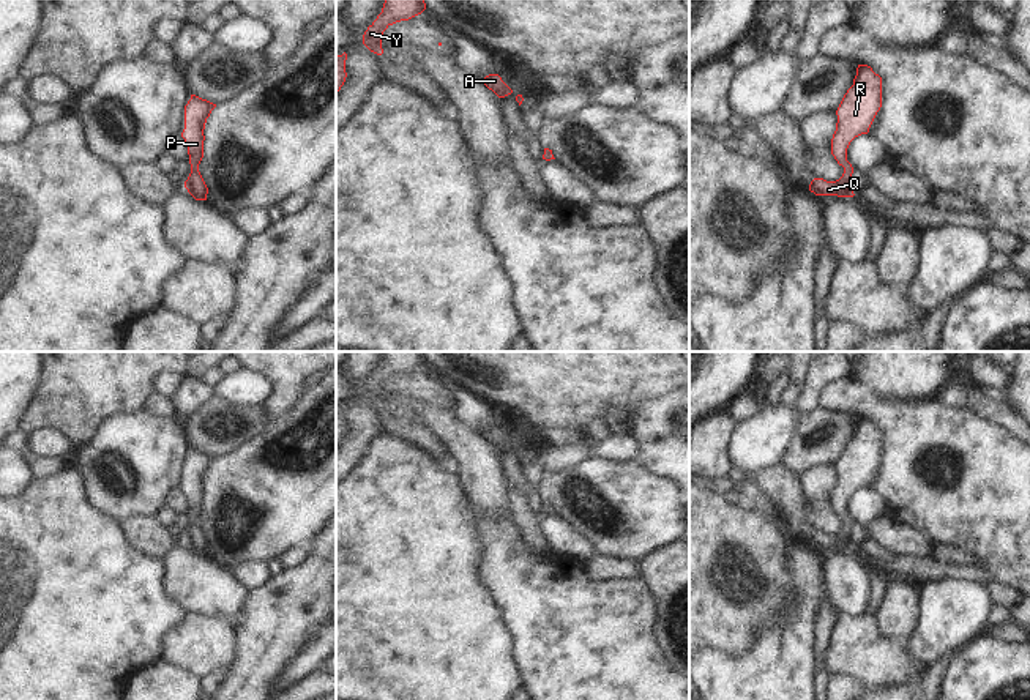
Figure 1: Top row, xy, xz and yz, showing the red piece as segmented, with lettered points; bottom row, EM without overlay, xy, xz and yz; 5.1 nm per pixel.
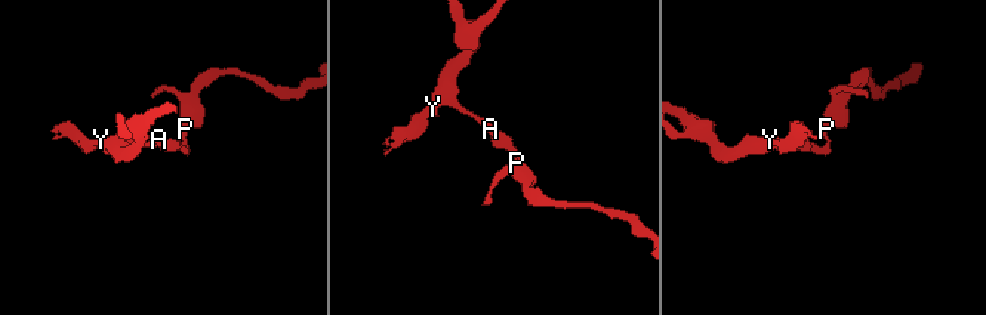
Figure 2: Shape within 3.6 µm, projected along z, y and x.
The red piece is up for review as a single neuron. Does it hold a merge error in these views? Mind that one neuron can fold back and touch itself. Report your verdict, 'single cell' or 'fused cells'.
single cell

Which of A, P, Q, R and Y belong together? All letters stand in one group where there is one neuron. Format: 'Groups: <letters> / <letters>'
Groups: A P Q R Y

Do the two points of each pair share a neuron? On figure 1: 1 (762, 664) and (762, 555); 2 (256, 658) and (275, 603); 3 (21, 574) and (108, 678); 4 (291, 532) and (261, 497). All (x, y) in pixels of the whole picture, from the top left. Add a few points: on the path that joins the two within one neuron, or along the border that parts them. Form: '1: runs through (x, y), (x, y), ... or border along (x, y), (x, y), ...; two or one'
1: border along (784, 587), (773, 614), (753, 625), (742, 648); two
2: runs through (268, 644), (275, 631), (275, 617); one
3: runs through (29, 599), (82, 653); one
4: runs through (283, 524), (267, 505); one

